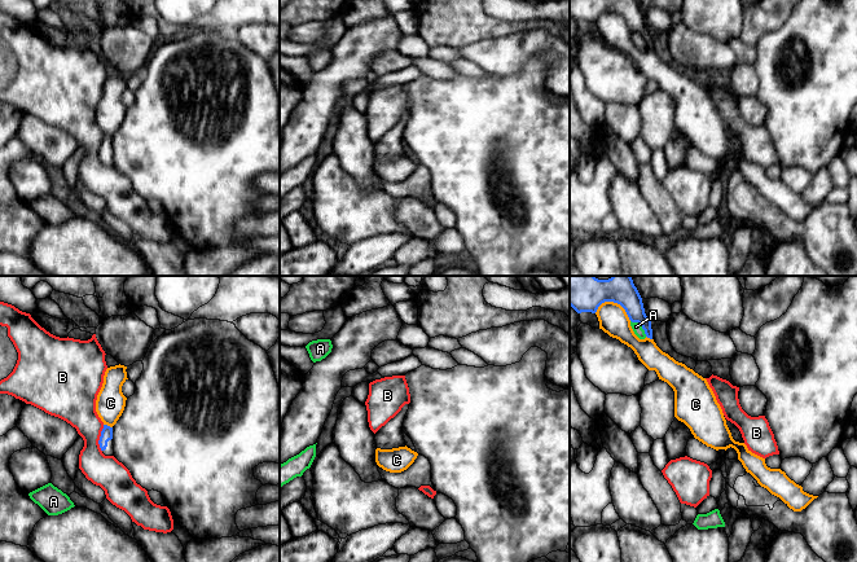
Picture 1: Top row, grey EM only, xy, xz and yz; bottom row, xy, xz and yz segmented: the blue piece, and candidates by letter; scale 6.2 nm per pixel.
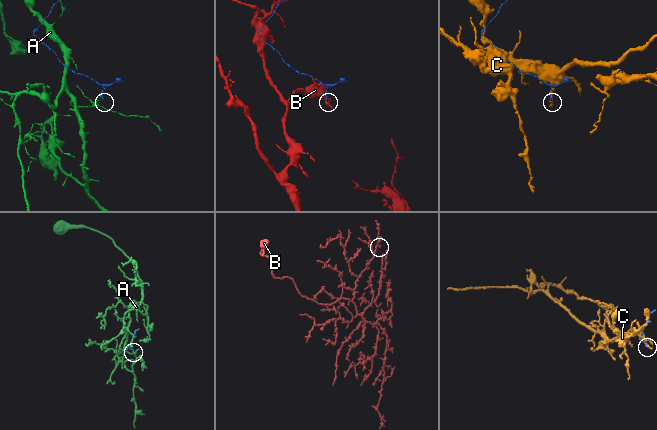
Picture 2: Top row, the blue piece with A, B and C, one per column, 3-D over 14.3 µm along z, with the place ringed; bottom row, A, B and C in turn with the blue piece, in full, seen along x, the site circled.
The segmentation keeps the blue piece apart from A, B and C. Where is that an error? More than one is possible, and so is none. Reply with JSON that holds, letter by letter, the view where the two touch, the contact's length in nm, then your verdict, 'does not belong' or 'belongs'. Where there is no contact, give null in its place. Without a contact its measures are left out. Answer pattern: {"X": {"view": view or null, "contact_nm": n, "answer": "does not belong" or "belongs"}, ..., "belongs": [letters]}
{"A": {"view": "yz", "contact_nm": 140, "answer": "does not belong"}, "B": {"view": "xy", "contact_nm": 170, "answer": "does not belong"}, "C": {"view": "yz", "contact_nm": 240, "answer": "does not belong"}, "belongs": []}

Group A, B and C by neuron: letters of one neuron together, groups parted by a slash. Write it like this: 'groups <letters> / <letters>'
groups A / B / C

